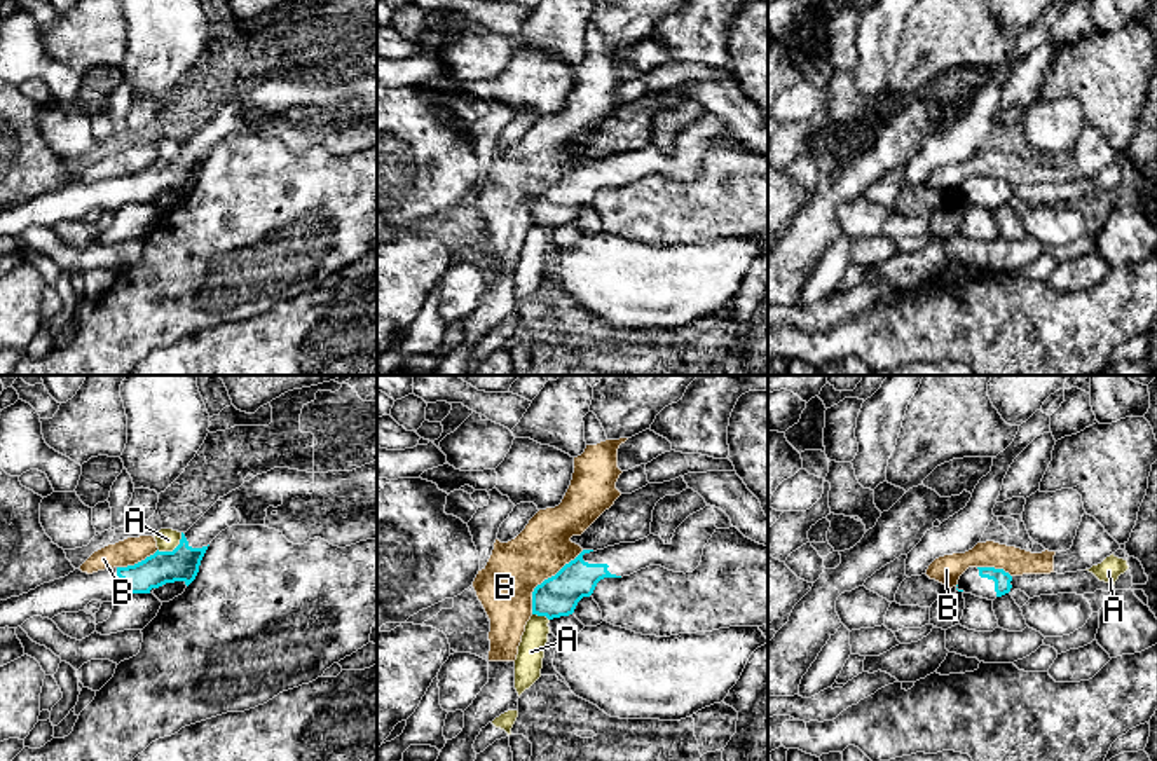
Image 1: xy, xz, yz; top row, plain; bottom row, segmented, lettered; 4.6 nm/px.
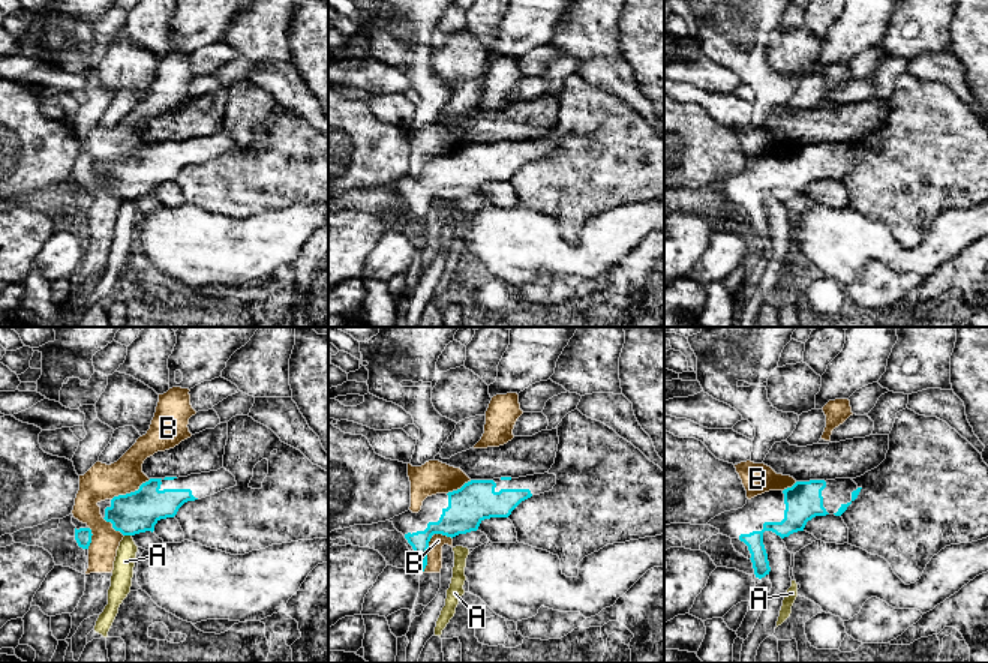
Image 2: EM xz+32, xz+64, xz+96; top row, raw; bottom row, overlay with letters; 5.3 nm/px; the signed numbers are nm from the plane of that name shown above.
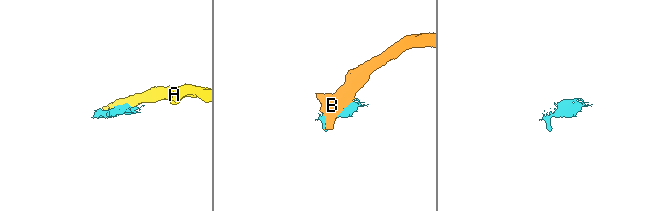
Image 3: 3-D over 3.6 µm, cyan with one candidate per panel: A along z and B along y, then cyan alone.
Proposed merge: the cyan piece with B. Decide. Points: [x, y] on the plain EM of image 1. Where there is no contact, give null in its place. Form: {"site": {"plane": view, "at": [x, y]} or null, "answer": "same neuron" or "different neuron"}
{"site": {"plane": "xz", "at": [548, 187]}, "answer": "different neuron"}

